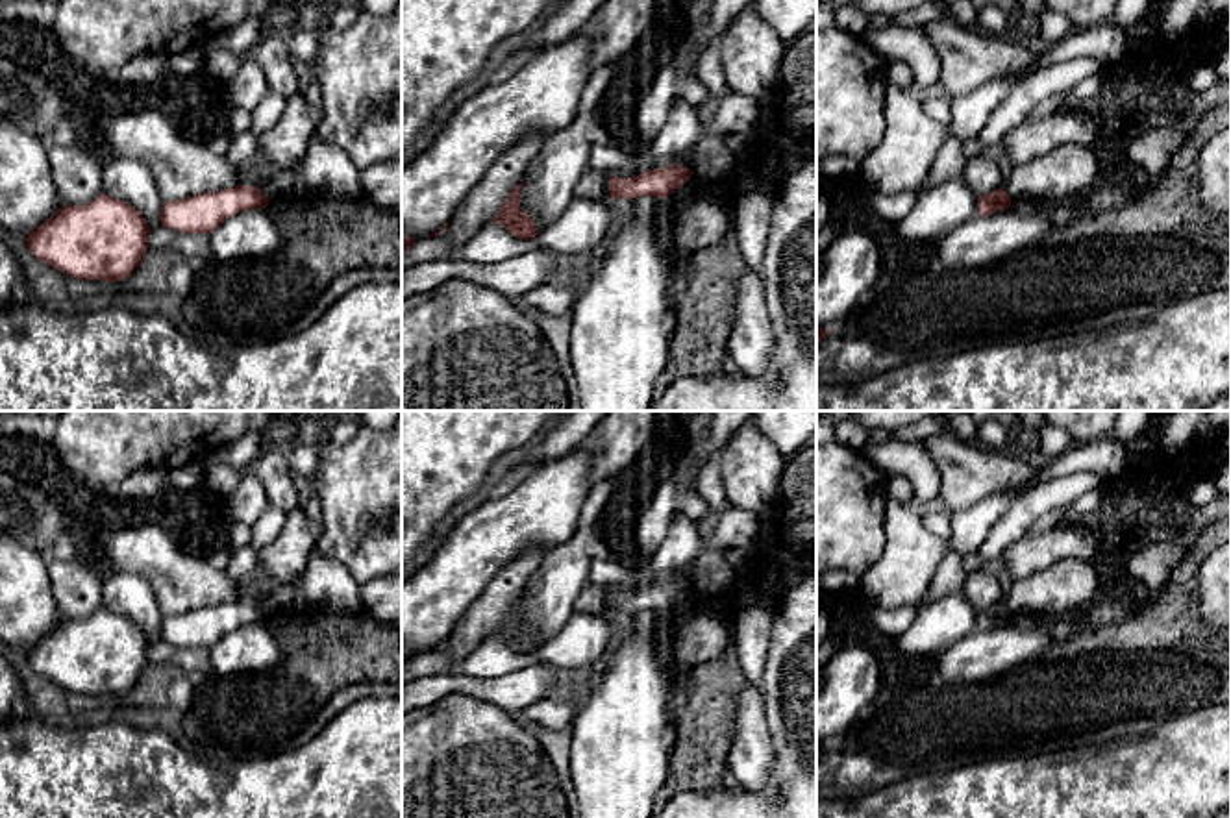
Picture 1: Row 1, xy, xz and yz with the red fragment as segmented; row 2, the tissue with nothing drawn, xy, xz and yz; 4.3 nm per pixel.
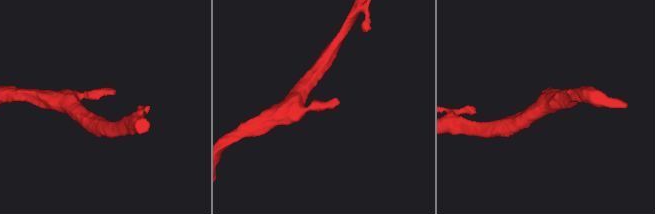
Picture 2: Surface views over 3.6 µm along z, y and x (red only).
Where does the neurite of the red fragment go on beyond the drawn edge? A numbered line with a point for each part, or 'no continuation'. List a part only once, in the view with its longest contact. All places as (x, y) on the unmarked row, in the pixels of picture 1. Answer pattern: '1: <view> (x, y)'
no continuation

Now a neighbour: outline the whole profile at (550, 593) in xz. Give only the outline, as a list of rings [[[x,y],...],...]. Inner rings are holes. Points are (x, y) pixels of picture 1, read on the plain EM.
[[[602,520],[576,531],[570,540],[548,550],[539,570],[528,579],[520,622],[535,637],[539,648],[574,614],[574,603],[589,581],[592,544],[602,540],[602,531]]]

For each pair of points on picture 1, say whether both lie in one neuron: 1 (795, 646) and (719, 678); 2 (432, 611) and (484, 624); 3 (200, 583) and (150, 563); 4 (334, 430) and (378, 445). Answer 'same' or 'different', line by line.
1: different
2: different
3: same
4: different

